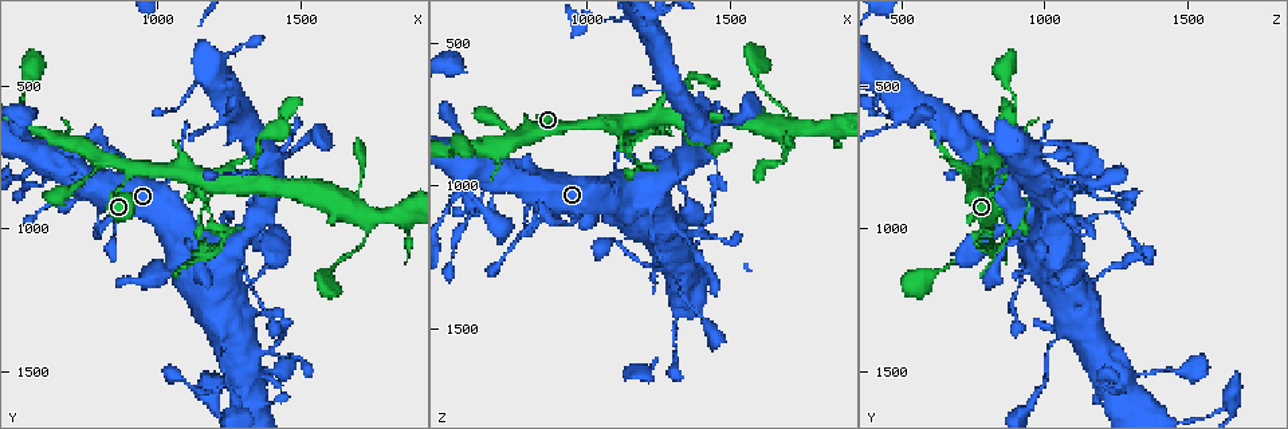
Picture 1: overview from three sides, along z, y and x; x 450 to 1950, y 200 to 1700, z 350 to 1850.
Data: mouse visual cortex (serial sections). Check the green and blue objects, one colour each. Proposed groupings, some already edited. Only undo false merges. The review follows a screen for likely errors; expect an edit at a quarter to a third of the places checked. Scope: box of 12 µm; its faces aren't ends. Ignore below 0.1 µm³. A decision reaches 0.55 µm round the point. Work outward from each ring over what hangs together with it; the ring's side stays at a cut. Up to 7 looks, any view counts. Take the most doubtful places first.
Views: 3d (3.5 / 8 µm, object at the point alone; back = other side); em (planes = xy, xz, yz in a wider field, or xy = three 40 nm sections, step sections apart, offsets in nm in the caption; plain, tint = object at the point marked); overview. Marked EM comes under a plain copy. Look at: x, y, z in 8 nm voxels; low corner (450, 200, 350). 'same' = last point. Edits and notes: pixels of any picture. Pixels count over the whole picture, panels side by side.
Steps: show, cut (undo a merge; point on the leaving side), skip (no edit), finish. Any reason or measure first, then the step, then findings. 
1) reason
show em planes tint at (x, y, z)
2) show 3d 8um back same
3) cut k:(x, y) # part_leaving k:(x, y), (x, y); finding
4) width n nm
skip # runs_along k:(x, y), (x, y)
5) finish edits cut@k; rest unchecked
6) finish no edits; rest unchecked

thick turns thin
show 3d 3.5um at (880, 780, 790)

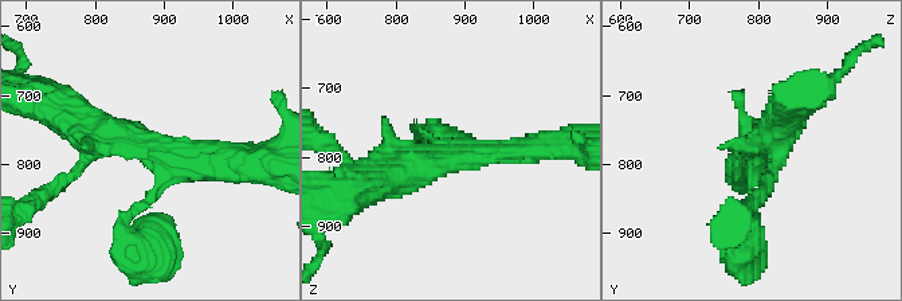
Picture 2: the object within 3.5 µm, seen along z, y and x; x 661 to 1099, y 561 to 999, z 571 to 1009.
arms 3; arm_widths 150, 300, 450 nm; now the EM
show em xy step 5 tint at (890, 780, 800)

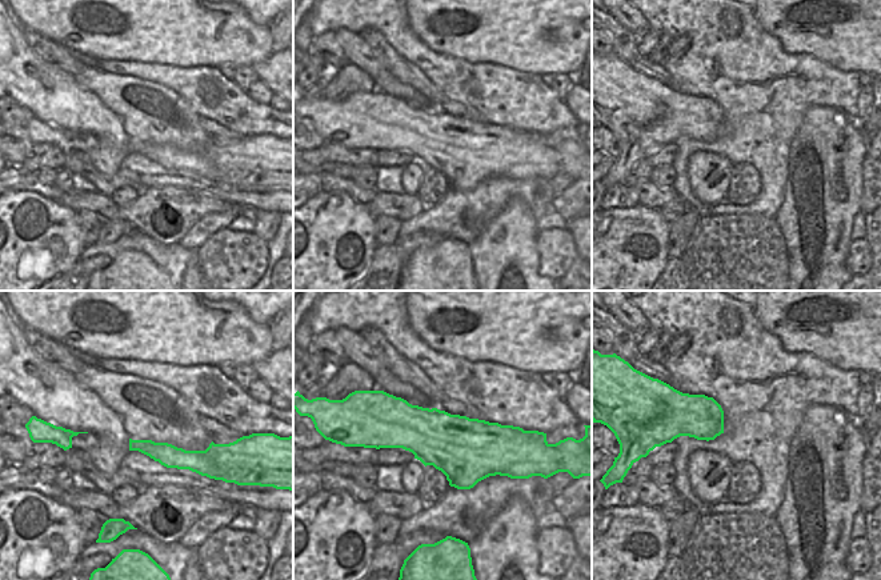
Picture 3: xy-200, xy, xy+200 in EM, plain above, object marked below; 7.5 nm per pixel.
width 500 nm
skip # runs_along 2:(749, 231), (756, 153), (780, 125); all the same cell

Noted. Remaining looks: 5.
sudden change in width
show 3d 3.5um at (1170, 1240, 1130)

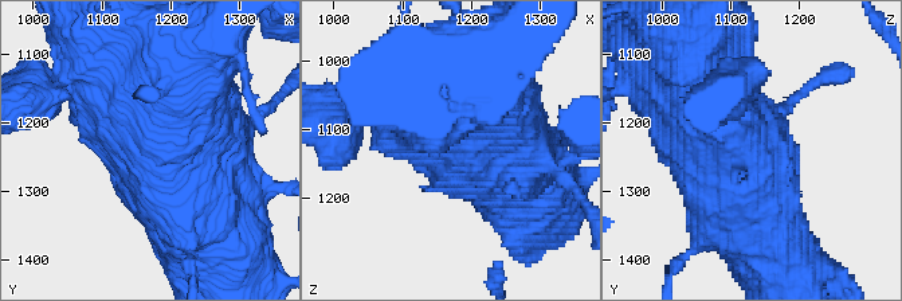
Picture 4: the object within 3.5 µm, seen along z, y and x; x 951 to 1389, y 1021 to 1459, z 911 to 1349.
shape alone is not enough
show em xy step 1 tint same

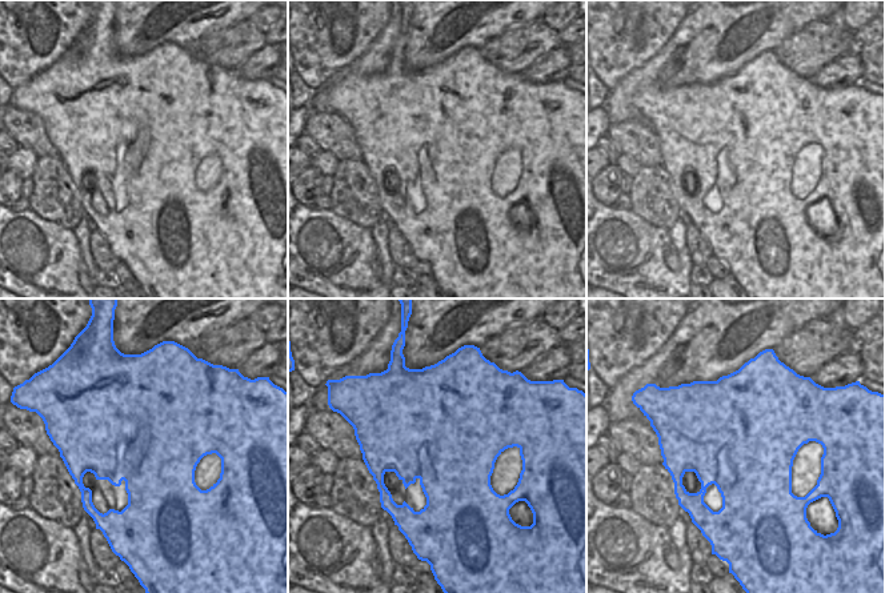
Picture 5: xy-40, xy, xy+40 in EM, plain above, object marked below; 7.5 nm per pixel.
skip # runs_along 4:(709, 122), (787, 184); all the same cell

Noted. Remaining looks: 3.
two arms in line, one across
show 3d 3.5um at (1190, 860, 780)

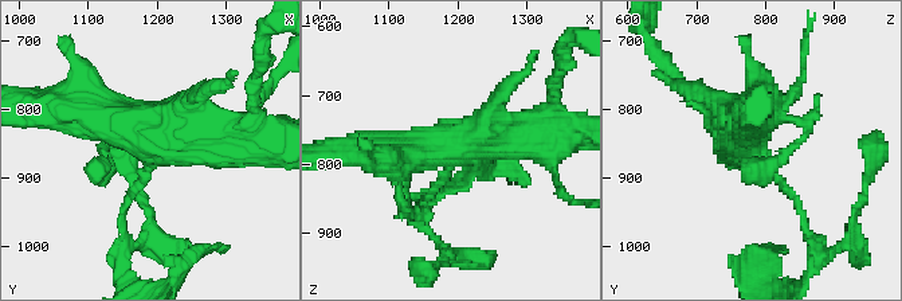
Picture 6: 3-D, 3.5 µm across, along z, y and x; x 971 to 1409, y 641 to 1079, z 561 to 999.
now the EM
show em xy step 5 tint at (1180, 860, 795)

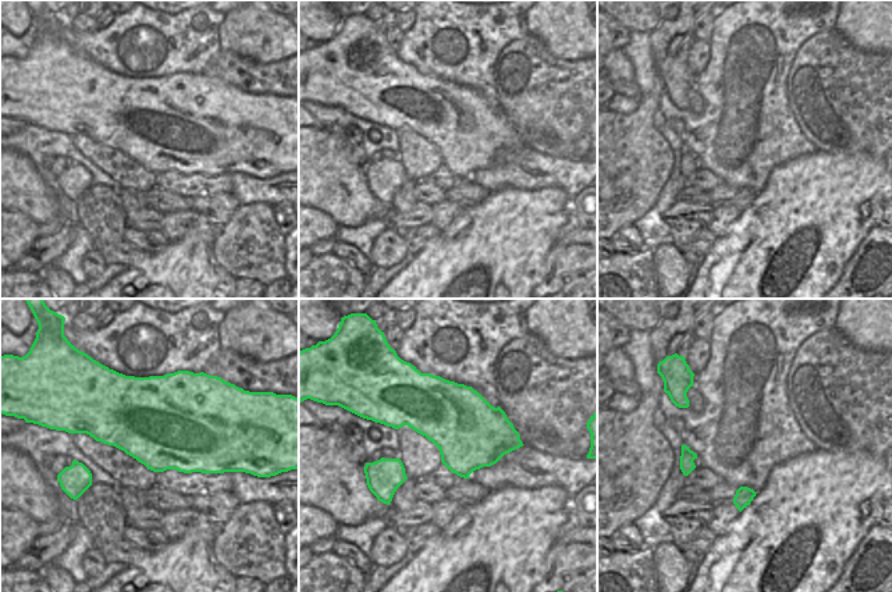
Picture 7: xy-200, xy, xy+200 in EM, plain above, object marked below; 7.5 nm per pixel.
cut it another way
show em xy step 1 tint same

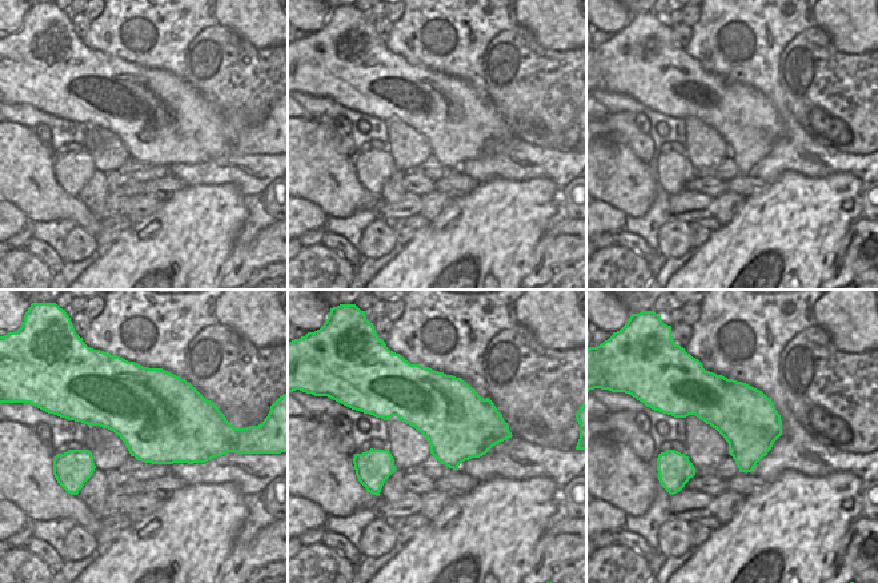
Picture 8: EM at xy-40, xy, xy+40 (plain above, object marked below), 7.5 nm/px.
width 550 nm
cut 6:(797, 204) # part_leaving 6:(777, 176), (818, 251), (804, 280); a second cell is stuck on

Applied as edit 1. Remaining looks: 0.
finish edits cut@6; rest unchecked

